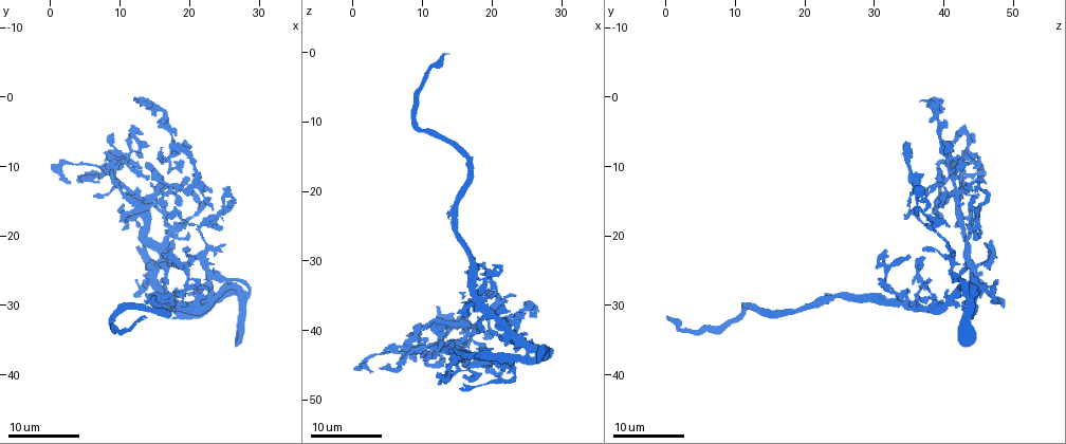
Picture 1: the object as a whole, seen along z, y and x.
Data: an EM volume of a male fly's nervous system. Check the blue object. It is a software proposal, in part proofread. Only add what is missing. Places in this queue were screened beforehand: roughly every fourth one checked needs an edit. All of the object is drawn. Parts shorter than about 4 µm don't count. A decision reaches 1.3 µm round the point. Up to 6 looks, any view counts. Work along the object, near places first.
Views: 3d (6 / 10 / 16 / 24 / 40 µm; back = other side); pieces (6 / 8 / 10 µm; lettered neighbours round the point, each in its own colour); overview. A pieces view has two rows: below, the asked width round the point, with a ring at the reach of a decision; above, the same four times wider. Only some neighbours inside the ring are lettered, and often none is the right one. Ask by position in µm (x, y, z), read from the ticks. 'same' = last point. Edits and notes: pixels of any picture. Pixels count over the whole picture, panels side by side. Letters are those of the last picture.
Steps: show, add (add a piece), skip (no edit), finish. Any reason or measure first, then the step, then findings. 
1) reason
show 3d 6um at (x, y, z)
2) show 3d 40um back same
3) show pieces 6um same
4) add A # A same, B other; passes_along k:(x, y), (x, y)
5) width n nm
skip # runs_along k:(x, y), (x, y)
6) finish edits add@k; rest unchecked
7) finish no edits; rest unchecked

branch stops here
show 3d 16um at (25.0, 21.0, 41.0)

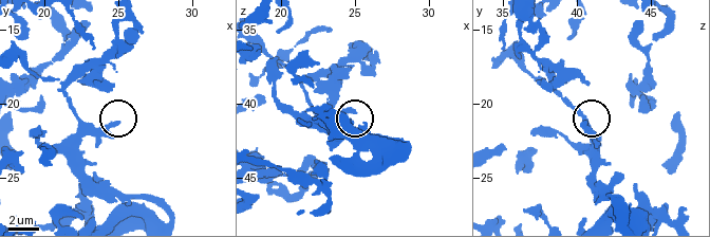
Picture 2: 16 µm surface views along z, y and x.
show pieces 10um at (25.0, 21.4, 40.6)

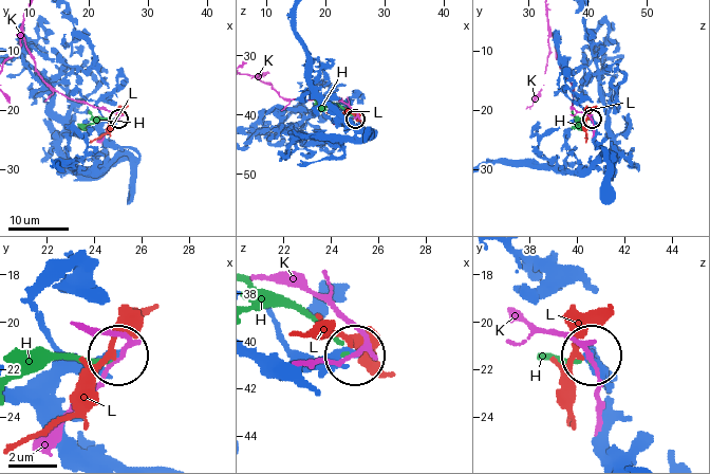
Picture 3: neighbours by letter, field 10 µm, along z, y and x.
width 300 nm
skip # H other, K other, L other; no lettered piece goes on from it

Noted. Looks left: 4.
free end
show 3d 16um at (13.5, 31.5, 0.5)

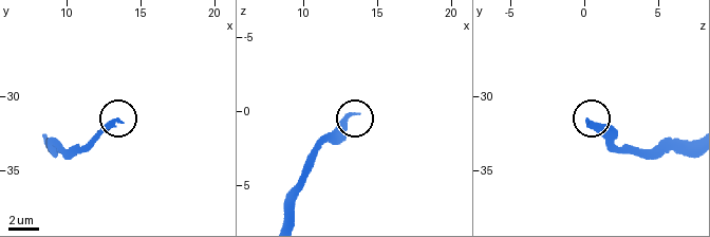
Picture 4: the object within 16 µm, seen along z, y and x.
what lies round it
show pieces 6um at (13.8, 31.8, 0.2)

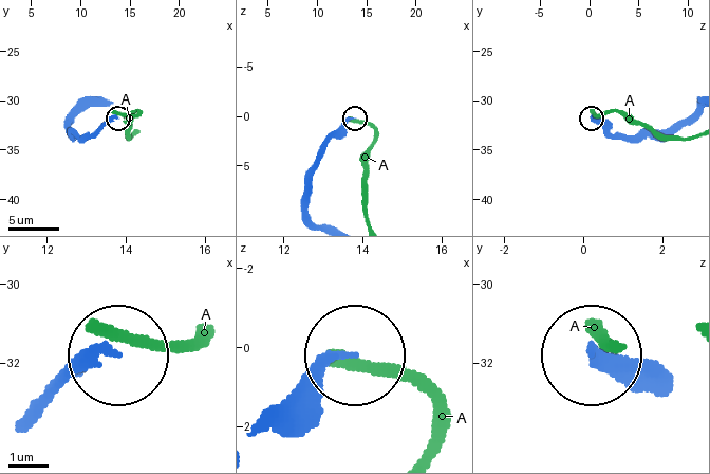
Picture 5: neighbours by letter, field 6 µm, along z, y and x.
skip # A other; runs_along 5:(53, 394), (110, 352); no lettered piece goes on from it

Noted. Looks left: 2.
branch stops here
show 3d 16um at (3.0, 12.0, 46.0)

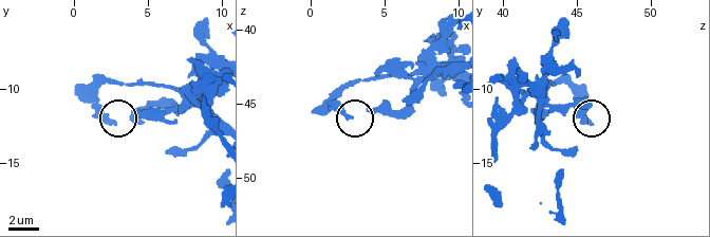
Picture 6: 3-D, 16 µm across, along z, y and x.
show pieces 8um at (2.8, 12.4, 45.8)

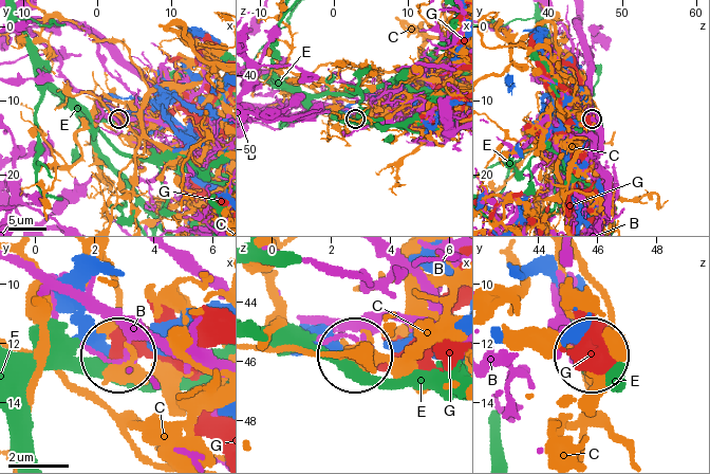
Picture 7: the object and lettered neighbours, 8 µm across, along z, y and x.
skip # B other, C other, E other, G other; runs_along 7:(107, 276), (87, 284), (85, 314), (112, 349); no lettered piece goes on from it

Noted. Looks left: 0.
finish no edits; rest unchecked

